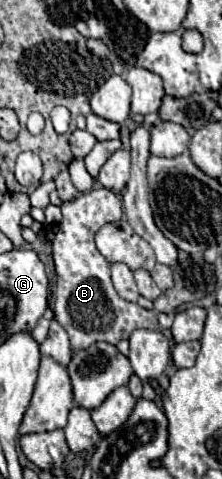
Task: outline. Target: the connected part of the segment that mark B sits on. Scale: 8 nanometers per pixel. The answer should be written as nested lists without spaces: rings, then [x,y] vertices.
[[[95,187],[87,193],[81,193],[81,197],[75,197],[71,201],[63,201],[61,213],[63,213],[63,219],[61,219],[57,235],[53,239],[53,261],[55,261],[55,271],[57,271],[57,293],[55,293],[53,313],[55,313],[57,323],[67,331],[69,341],[71,341],[71,349],[81,351],[97,341],[117,345],[121,339],[129,339],[129,335],[135,329],[155,329],[155,325],[157,325],[155,311],[147,311],[147,309],[139,307],[137,303],[129,303],[117,295],[117,291],[113,289],[113,283],[111,283],[111,275],[109,275],[109,261],[97,251],[95,241],[93,241],[99,227],[103,227],[109,221],[121,219],[121,215],[123,215],[121,199],[105,187]]]

